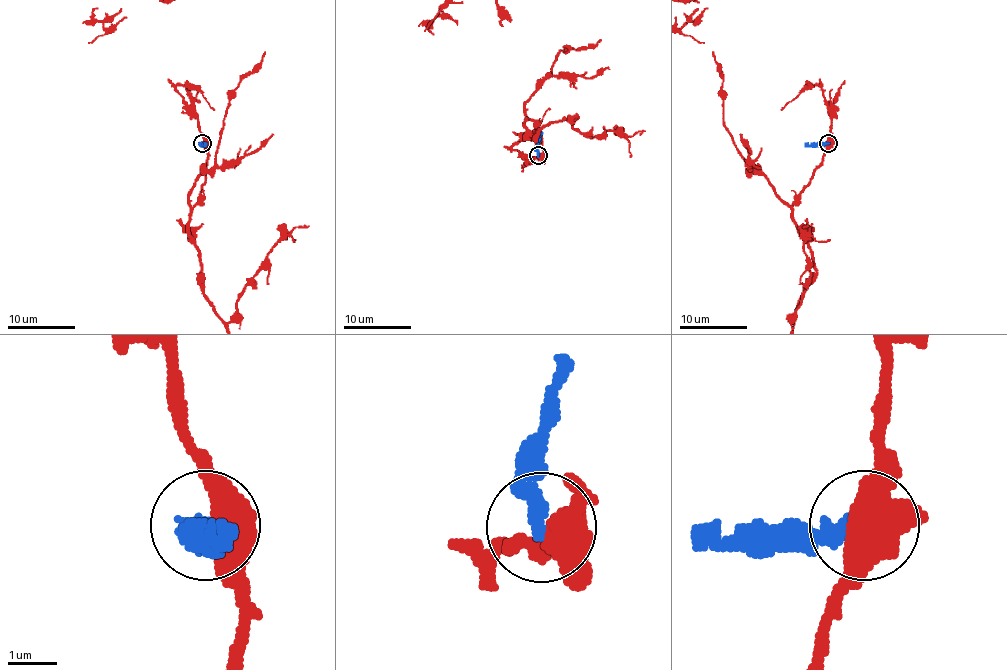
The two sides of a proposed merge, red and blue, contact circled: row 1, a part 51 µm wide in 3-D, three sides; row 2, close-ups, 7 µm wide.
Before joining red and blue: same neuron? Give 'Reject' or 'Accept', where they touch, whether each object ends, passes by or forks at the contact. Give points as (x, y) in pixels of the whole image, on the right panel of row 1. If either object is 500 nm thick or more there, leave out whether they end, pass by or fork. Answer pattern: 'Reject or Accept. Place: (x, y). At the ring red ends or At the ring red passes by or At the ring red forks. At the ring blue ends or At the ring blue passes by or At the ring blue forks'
Reject. Place: (828, 143)

